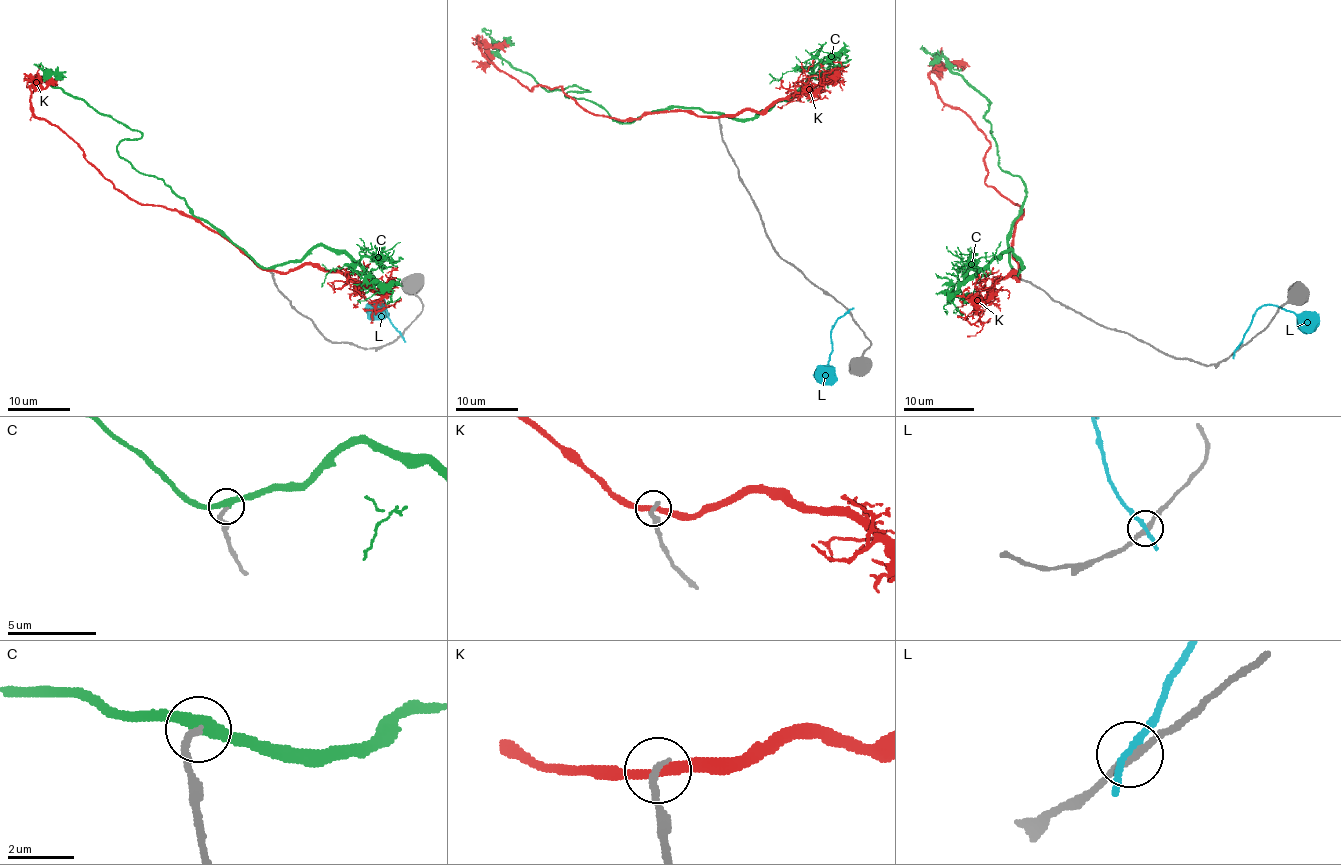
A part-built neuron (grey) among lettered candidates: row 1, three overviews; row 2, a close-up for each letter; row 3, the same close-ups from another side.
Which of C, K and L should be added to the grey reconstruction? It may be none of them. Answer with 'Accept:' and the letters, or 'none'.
Accept: C

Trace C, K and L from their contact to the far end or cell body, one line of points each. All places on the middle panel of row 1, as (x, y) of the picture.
C: (721, 114), (670, 107), (615, 122), (603, 108), (565, 96), (589, 91), (546, 91), (512, 67), (482, 28)
K: (719, 116), (584, 111), (561, 86), (531, 91), (499, 70), (477, 37), (487, 59), (471, 61)
L: (849, 310), (833, 325), (829, 368), (821, 383)

